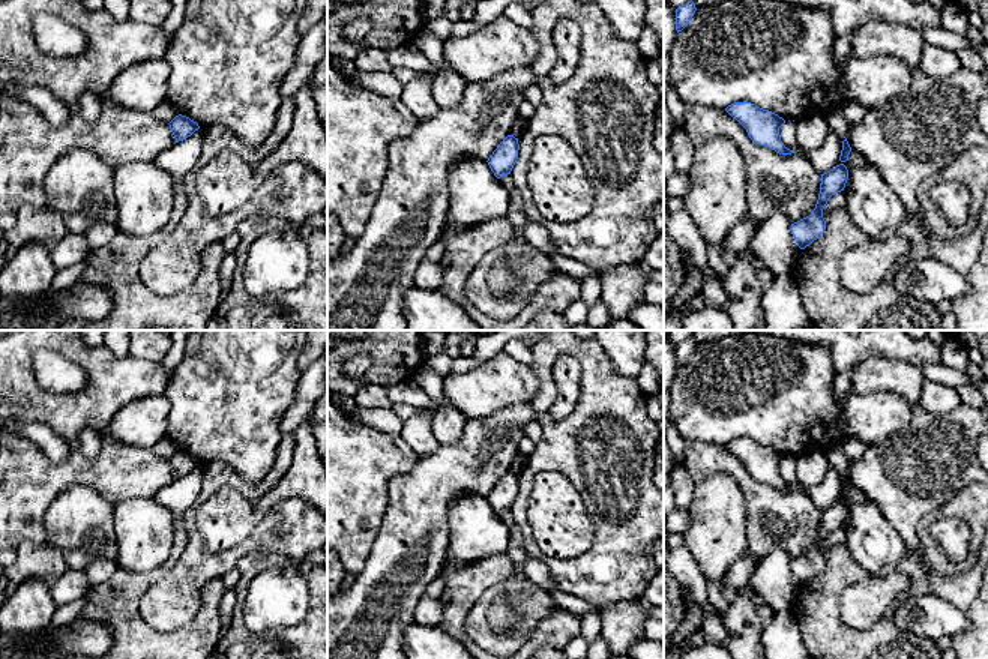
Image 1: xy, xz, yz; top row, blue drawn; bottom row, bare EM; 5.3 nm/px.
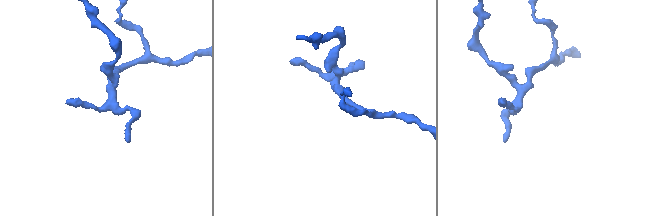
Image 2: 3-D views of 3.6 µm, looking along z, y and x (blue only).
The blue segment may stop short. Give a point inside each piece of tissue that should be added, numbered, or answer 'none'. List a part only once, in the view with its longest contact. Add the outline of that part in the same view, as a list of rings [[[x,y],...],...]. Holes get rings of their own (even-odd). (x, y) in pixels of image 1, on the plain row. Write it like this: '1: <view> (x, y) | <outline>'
none

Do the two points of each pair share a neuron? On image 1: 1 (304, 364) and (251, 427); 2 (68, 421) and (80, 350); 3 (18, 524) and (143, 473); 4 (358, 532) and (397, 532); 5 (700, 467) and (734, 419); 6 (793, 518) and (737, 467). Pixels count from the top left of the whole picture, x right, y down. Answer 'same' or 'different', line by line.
1: different
2: same
3: same
4: different
5: different
6: same

